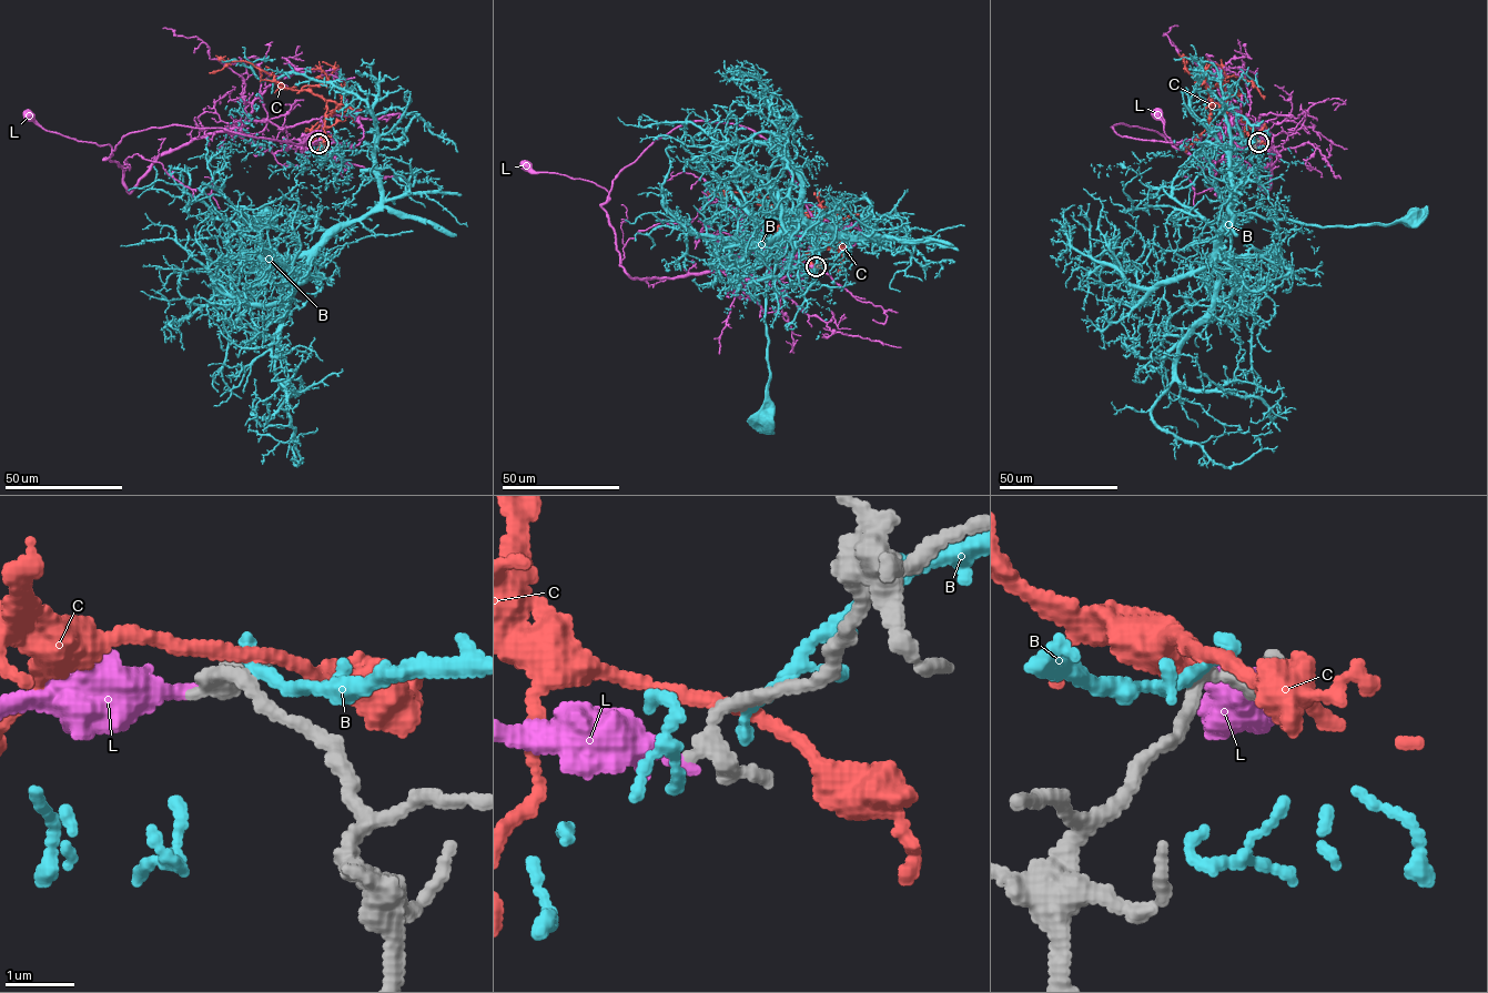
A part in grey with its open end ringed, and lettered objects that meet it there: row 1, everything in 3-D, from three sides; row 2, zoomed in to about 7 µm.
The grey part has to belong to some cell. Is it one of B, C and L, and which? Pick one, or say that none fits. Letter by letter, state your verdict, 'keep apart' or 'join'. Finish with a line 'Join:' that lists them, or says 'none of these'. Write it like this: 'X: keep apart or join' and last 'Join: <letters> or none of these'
B: keep apart
C: keep apart
L: join
Join: L

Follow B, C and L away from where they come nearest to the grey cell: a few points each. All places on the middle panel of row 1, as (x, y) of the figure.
B: (818, 264), (837, 257), (860, 235), (868, 234), (878, 241), (850, 239), (825, 225), (809, 223)
C: (817, 264), (809, 253), (828, 245), (833, 221), (781, 214), (773, 206), (759, 205), (756, 193), (706, 193)
L: (816, 266), (793, 261), (813, 216), (800, 185), (740, 125), (680, 124), (608, 195), (526, 164)

